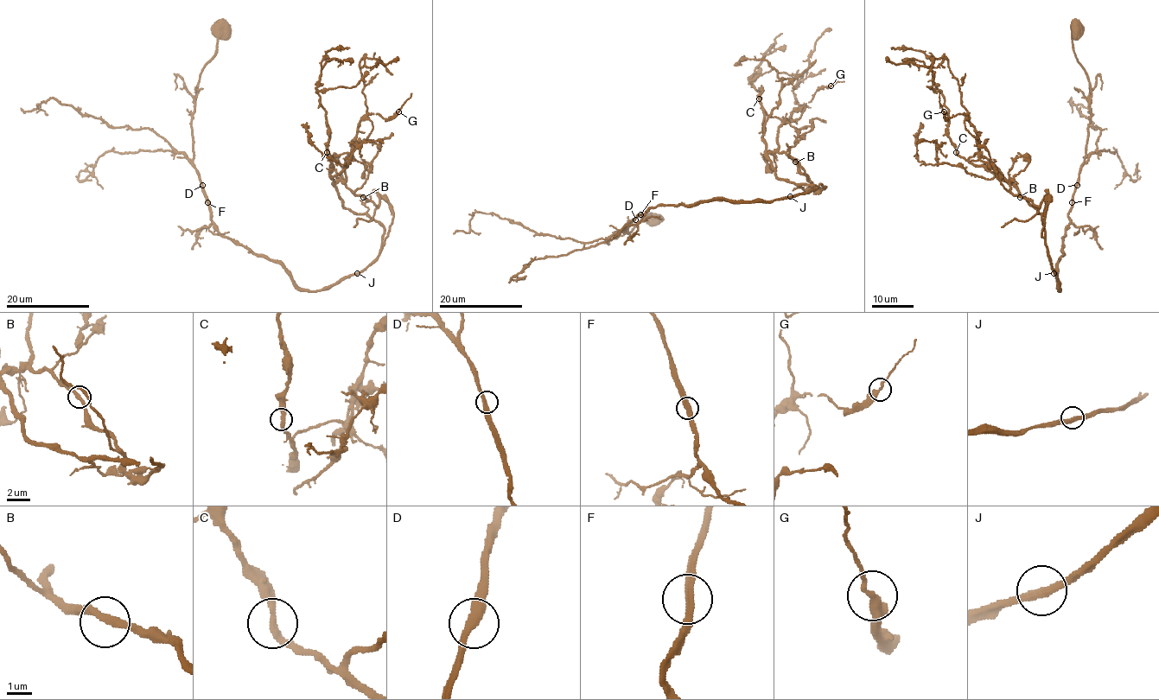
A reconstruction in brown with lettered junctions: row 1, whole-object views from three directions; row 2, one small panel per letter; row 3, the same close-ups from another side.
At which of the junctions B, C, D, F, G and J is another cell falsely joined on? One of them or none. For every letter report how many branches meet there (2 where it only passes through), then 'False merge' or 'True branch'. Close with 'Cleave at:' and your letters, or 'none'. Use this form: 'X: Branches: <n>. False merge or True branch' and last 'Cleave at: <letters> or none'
B: Branches: 2. True branch
C: Branches: 2. True branch
D: Branches: 2. True branch
F: Branches: 2. True branch
G: Branches: 2. True branch
J: Branches: 2. False merge
Cleave at: J

